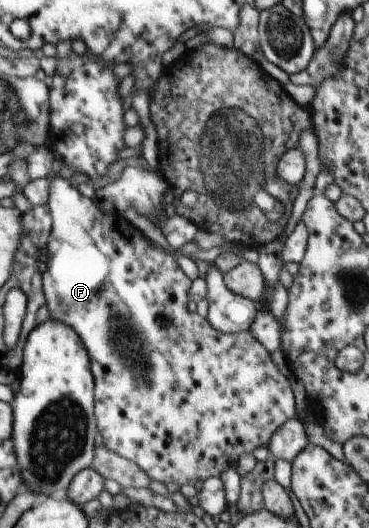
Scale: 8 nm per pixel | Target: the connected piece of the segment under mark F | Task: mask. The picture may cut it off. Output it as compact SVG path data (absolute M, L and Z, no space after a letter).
M52 172L48 178L48 207L52 216L52 229L44 254L47 270L42 274L45 304L49 309L50 318L61 320L63 324L69 325L69 328L73 328L87 348L91 374L95 376L95 418L100 425L104 445L115 454L135 462L153 481L195 486L198 480L205 482L212 477L221 476L224 471L235 466L241 454L252 454L256 448L269 444L273 433L277 432L287 420L295 417L297 412L288 374L277 361L273 362L270 352L250 331L225 334L215 330L206 318L199 313L195 314L195 310L189 312L187 304L189 304L191 280L167 252L163 252L153 242L149 242L149 239L145 239L144 234L133 227L120 212L109 214L100 207L96 199L83 196L71 186L69 179L61 178L59 174Z

